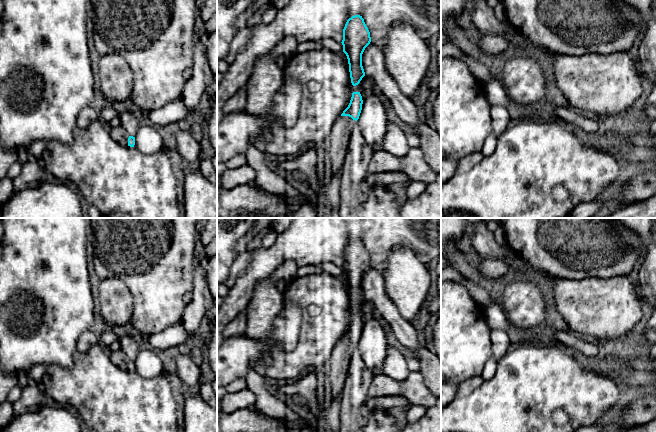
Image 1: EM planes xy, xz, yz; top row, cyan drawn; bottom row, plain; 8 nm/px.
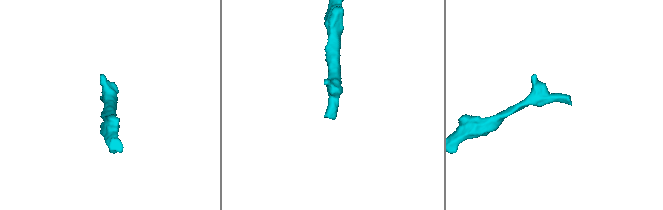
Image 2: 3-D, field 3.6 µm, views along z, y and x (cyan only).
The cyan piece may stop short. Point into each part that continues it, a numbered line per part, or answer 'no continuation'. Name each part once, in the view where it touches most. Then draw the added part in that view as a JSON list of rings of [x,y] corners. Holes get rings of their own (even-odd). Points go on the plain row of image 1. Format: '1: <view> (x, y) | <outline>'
1: xz (338, 366) | [[[339,340],[335,345],[329,359],[327,370],[324,373],[327,402],[336,398],[343,391],[351,354],[355,346],[349,340]]]

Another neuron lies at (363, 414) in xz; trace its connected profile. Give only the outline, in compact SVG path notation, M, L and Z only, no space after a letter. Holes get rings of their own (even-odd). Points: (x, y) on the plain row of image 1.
M362 404L356 412L356 421L359 427L363 427L368 423L368 420L371 416L370 411L365 404Z

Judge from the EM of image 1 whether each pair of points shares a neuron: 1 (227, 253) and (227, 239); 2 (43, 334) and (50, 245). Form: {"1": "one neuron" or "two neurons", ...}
{"1": "one neuron", "2": "one neuron"}

